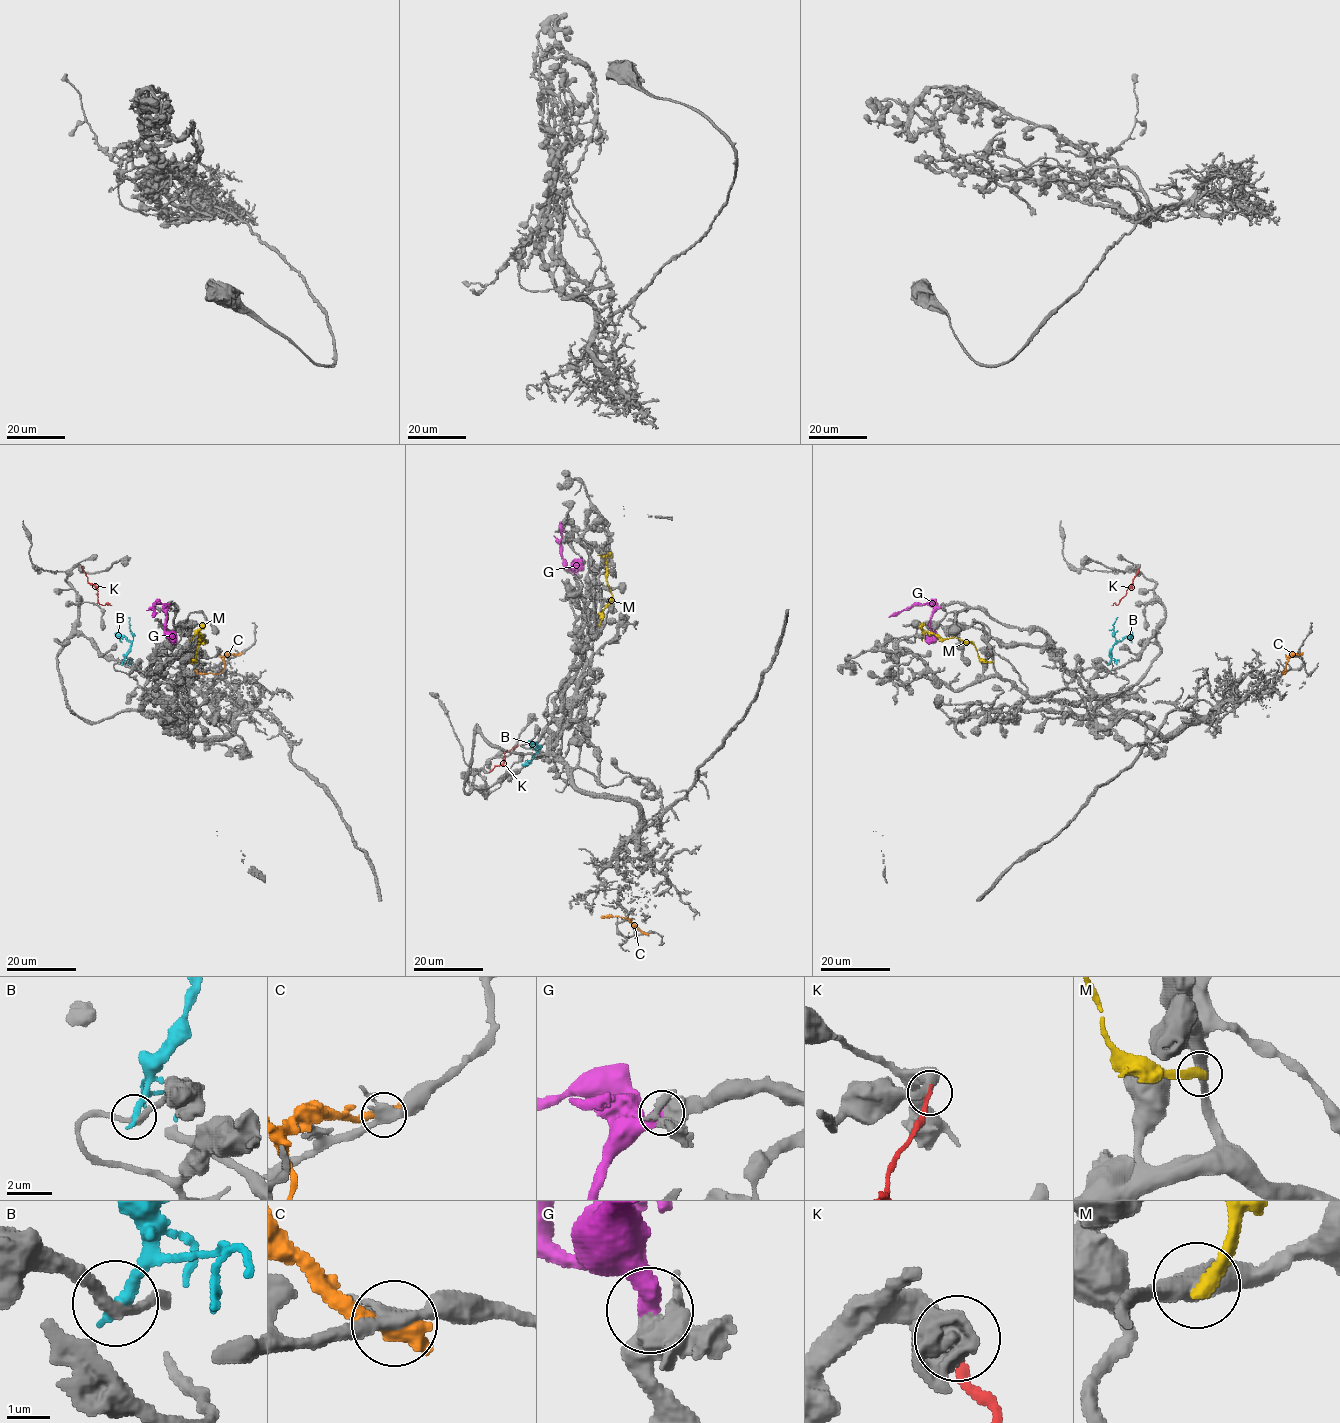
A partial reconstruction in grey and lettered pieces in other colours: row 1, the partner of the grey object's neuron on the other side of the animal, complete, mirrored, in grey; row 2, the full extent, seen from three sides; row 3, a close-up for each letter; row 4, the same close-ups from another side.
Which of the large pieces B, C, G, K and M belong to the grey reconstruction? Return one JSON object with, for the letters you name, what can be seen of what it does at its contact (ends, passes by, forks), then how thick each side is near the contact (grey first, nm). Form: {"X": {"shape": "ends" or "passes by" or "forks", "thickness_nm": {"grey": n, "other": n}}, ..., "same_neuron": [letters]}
{"G": {"shape": "ends", "thickness_nm": {"grey": 500, "other": 500}}, "same_neuron": ["G"]}

